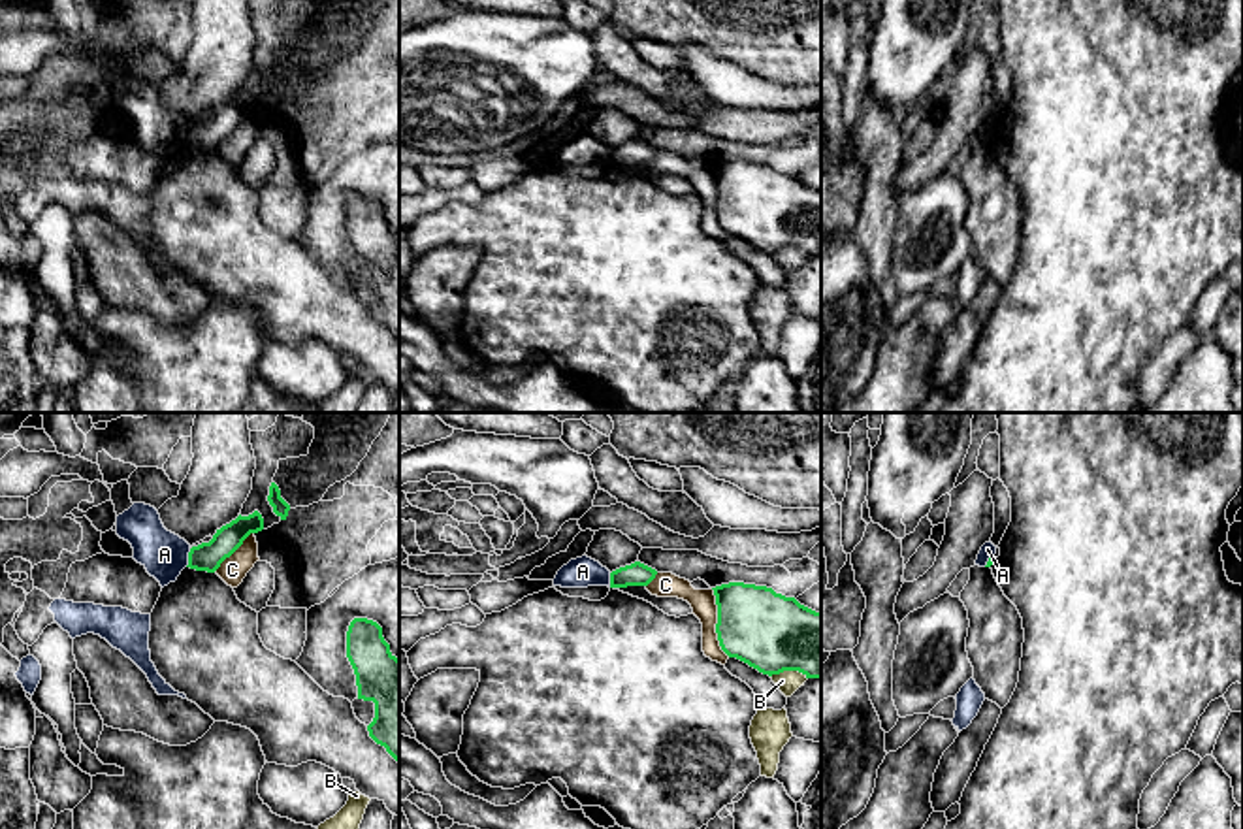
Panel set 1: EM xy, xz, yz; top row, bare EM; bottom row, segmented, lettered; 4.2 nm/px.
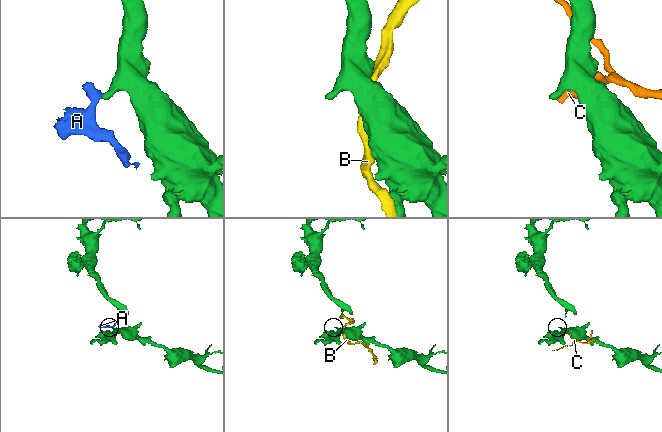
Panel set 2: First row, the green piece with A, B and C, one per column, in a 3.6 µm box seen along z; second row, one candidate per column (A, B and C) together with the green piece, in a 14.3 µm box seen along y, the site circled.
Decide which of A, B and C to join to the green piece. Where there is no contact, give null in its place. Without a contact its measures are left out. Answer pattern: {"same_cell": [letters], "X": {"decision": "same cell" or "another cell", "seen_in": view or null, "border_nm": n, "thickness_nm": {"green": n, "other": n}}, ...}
{"same_cell": [], "A": {"decision": "another cell", "seen_in": "xy", "border_nm": 80, "thickness_nm": {"green": 130, "other": 200}}, "B": {"decision": "another cell", "seen_in": "xz", "border_nm": 160, "thickness_nm": {"green": 340, "other": 100}}, "C": {"decision": "another cell", "seen_in": "xz", "border_nm": 300, "thickness_nm": {"green": 340, "other": 110}}}

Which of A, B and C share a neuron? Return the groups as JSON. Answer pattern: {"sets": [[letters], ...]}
{"sets": [["A"], ["B"], ["C"]]}

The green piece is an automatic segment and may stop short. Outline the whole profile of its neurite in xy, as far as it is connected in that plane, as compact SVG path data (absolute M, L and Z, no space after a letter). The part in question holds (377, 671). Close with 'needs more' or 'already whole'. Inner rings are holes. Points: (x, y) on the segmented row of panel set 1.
M354 618L347 631L347 658L356 675L358 699L375 703L369 737L399 763L399 659L390 652L382 627Z; already whole

